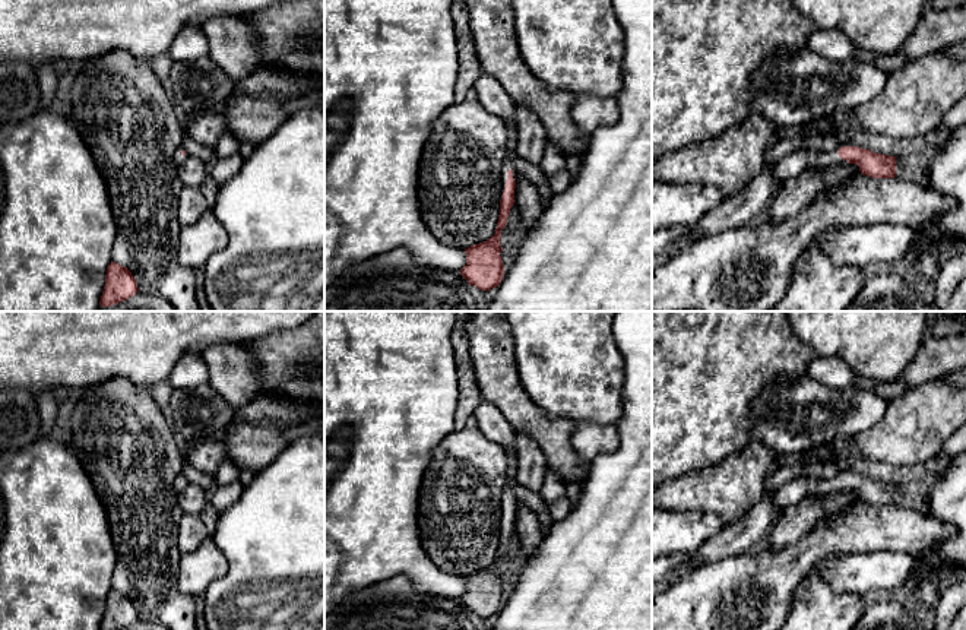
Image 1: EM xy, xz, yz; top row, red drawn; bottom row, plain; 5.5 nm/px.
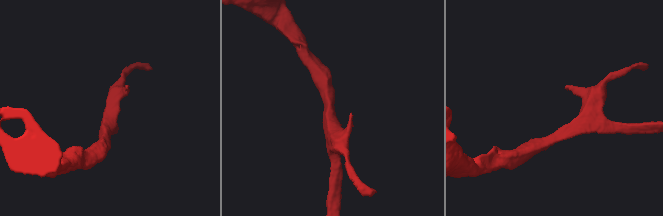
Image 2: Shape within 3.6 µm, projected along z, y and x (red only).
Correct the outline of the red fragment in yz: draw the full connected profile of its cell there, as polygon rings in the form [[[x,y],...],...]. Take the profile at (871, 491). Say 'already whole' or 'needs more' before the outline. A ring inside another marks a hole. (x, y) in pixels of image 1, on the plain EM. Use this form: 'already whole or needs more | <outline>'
already whole | [[[842,474],[837,482],[849,491],[856,491],[864,503],[872,506],[894,506],[896,503],[896,484],[875,481],[858,474]]]

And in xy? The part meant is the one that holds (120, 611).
already whole | [[[111,589],[107,595],[105,614],[99,630],[121,630],[136,623],[137,618],[139,615],[132,599]]]

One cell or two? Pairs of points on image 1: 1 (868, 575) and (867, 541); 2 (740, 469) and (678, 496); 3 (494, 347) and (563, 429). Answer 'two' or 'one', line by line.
1: two
2: one
3: one

